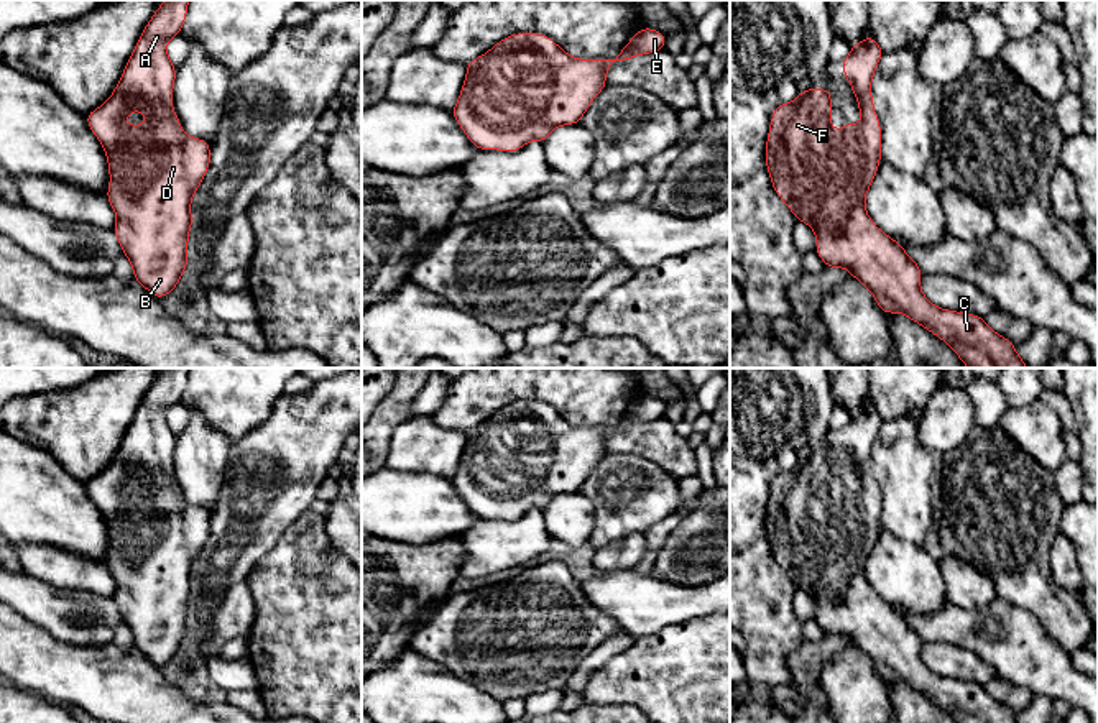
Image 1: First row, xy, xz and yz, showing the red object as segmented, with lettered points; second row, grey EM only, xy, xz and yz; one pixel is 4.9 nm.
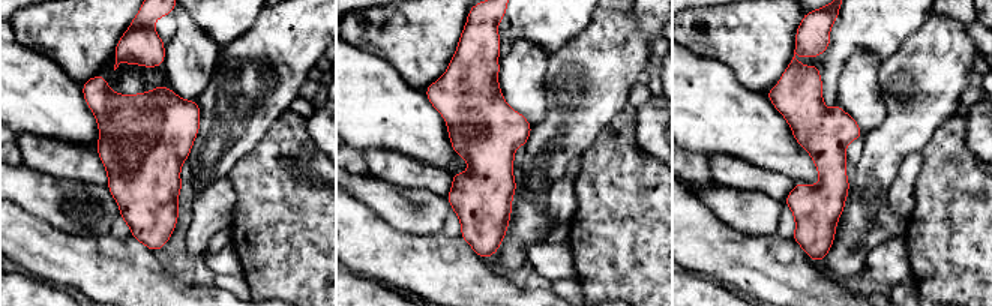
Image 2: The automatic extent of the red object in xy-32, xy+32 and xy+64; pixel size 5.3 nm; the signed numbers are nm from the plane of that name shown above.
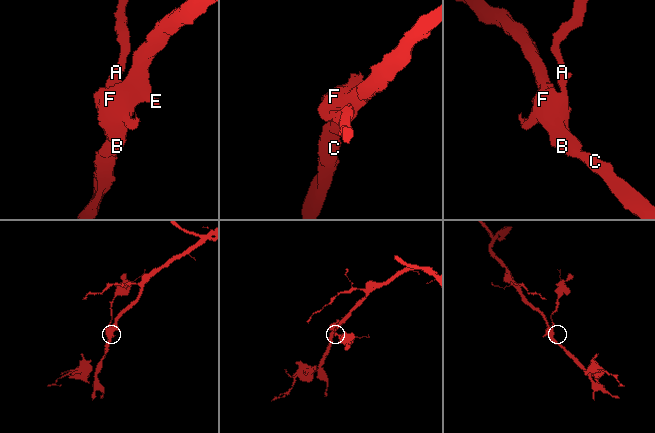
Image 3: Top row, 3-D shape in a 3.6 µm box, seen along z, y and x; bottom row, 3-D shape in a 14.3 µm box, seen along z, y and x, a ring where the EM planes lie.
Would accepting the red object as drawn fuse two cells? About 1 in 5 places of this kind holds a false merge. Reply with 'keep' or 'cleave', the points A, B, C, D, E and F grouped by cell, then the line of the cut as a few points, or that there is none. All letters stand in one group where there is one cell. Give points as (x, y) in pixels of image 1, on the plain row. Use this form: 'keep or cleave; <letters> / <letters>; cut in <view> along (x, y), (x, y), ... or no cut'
keep; A B C D E F; no cut

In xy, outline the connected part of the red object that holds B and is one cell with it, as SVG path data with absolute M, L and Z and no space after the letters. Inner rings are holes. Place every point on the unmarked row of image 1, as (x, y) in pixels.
M164 368L156 376L115 458L107 470L85 483L107 523L110 554L105 565L117 583L113 601L133 634L133 647L156 667L168 664L187 636L189 596L194 592L191 569L207 542L212 518L205 508L182 500L171 473L176 434L166 421L166 411L181 403L187 373L189 368ZM133 478L143 480L148 490L127 493L125 485Z

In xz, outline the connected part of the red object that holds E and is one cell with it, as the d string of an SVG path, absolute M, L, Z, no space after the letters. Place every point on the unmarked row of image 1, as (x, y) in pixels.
M643 394L616 426L577 427L547 403L514 401L465 432L467 444L459 468L450 478L452 485L477 518L513 521L531 508L544 513L554 496L580 491L592 468L607 455L610 434L657 421L664 417L666 409L667 403Z

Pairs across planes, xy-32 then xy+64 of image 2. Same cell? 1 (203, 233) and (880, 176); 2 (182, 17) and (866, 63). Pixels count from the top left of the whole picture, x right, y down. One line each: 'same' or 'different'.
1: different
2: same

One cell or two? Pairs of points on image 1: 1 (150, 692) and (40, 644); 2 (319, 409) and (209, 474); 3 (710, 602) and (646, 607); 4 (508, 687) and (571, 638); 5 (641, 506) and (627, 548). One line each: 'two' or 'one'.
1: one
2: two
3: one
4: one
5: two

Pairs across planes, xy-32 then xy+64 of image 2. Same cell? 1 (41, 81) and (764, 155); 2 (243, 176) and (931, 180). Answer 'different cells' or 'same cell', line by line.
1: same cell
2: same cell

